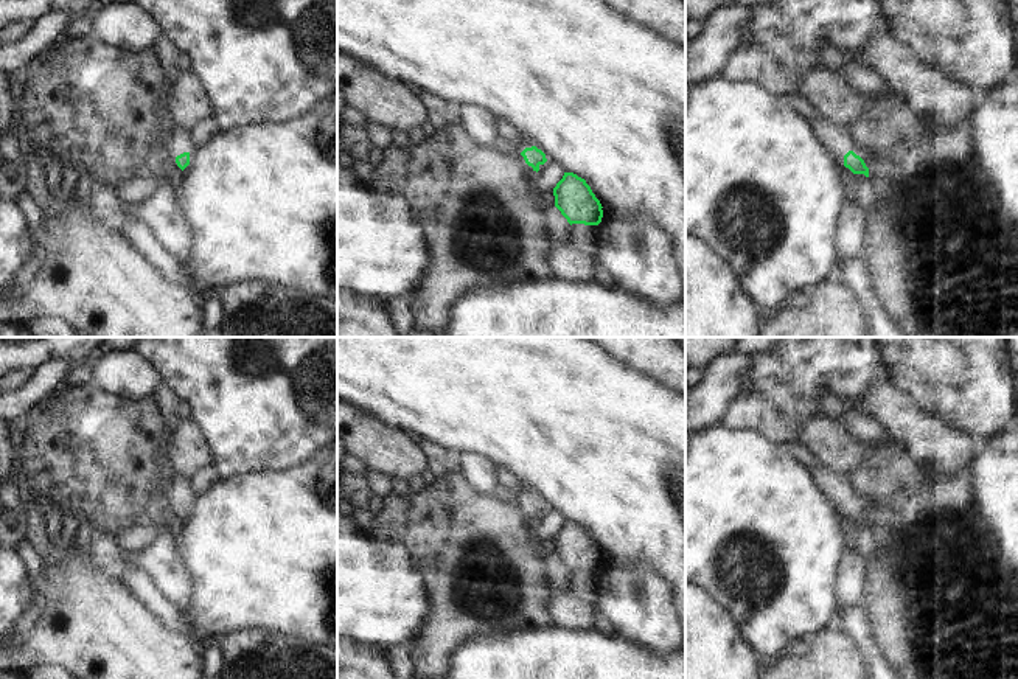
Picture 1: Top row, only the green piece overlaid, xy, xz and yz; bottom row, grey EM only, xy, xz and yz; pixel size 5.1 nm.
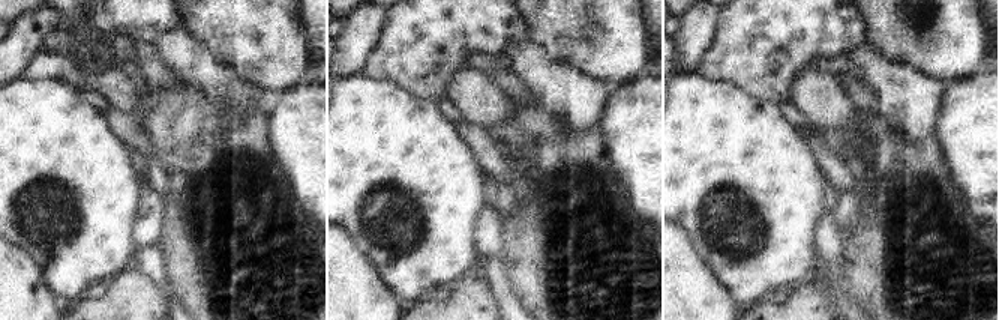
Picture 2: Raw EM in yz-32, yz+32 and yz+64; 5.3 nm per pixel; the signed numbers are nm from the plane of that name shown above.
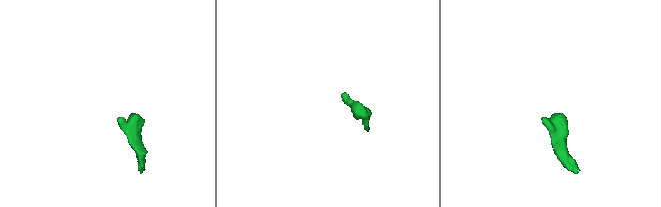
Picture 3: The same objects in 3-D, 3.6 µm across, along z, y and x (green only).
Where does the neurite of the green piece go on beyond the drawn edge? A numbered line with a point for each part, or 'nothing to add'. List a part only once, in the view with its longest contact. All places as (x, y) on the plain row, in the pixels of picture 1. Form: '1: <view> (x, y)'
1: yz (835, 484)

